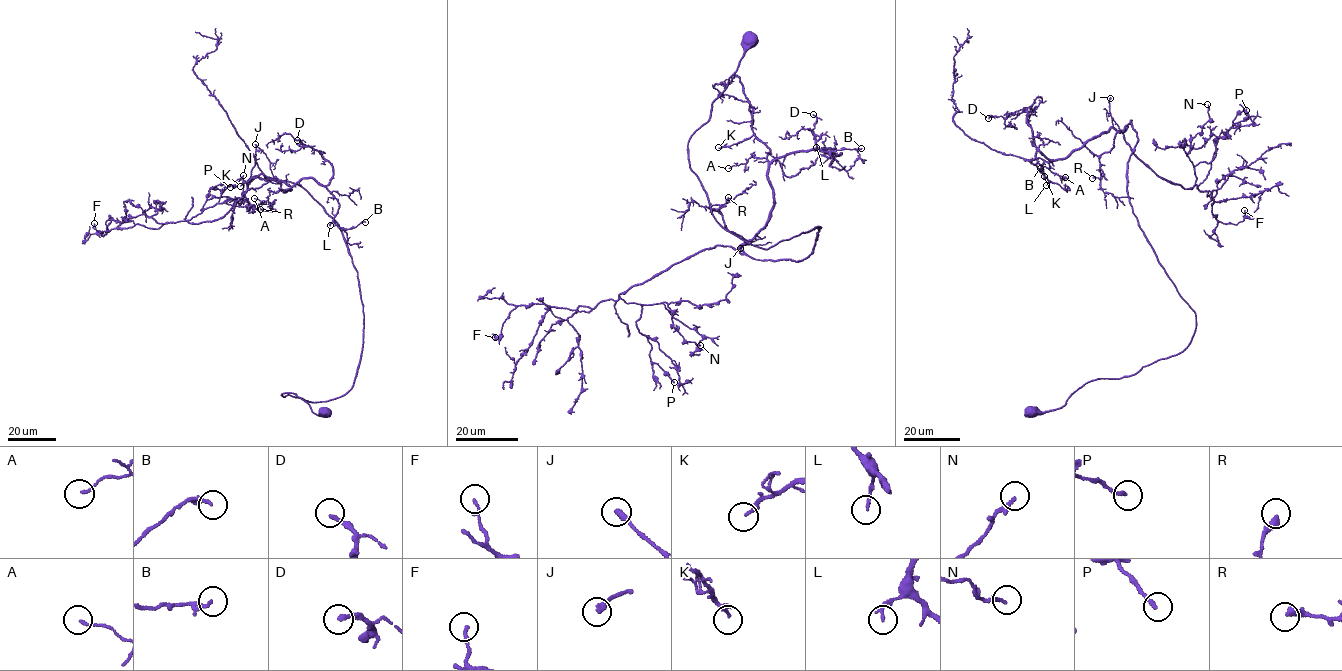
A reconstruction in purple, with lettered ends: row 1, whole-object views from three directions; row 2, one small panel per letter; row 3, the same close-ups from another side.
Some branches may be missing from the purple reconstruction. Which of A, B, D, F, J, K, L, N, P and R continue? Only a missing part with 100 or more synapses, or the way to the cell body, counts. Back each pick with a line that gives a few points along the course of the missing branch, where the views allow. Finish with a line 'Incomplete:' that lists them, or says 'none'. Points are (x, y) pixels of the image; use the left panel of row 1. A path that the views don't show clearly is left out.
Incomplete: none

